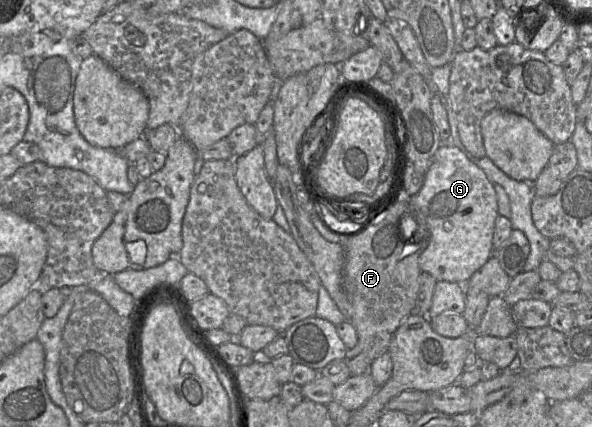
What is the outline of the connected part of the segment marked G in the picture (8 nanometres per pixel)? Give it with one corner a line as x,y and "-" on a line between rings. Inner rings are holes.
440,146
435,153
433,162
429,167
428,171
424,175
424,184
422,188
412,197
407,197
408,199
408,214
412,220
412,230
414,231
415,237
419,240
423,235
426,234
426,231
429,232
429,244
426,249
421,253
419,257
419,267
422,272
427,272
431,274
437,281
448,281
455,282
458,284
466,284
470,277
479,270
488,259
494,254
492,239
494,234
495,220
498,213
498,203
497,196
494,189
494,184
491,183
486,177
484,171
479,168
475,163
473,163
466,154
461,151
456,146

